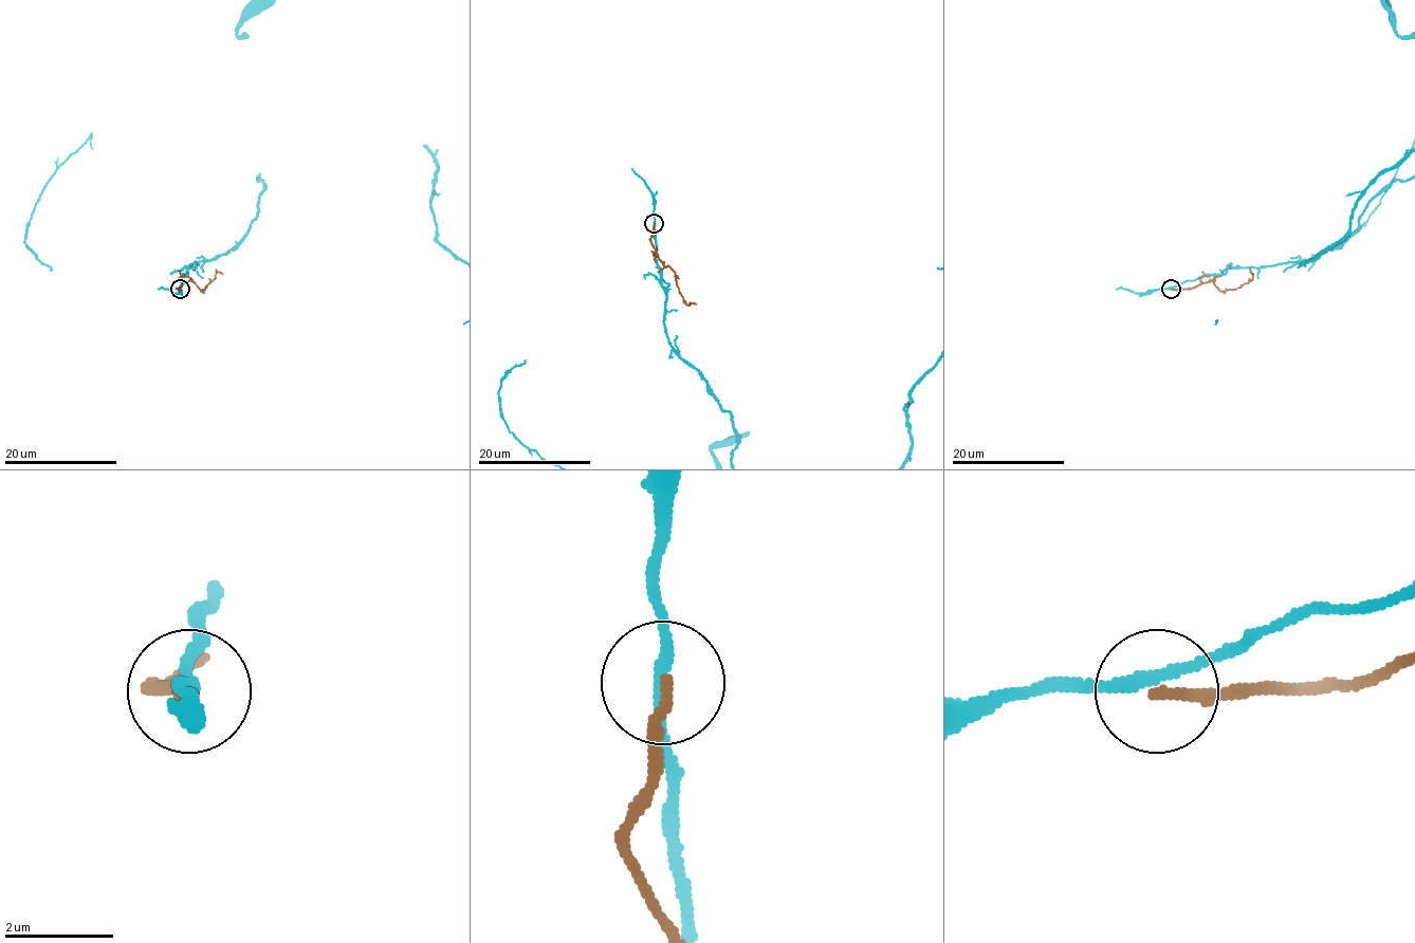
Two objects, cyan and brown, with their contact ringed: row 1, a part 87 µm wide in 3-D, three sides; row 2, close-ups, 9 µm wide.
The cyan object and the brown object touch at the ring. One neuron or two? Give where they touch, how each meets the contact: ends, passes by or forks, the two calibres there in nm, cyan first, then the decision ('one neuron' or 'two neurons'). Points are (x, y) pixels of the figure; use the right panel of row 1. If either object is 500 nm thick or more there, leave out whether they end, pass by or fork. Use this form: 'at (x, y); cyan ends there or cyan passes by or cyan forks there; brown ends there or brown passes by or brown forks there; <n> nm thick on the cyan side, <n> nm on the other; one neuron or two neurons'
at (1171, 289); cyan passes by; brown ends there; 180 nm thick on the cyan side, 220 nm on the other; two neurons

